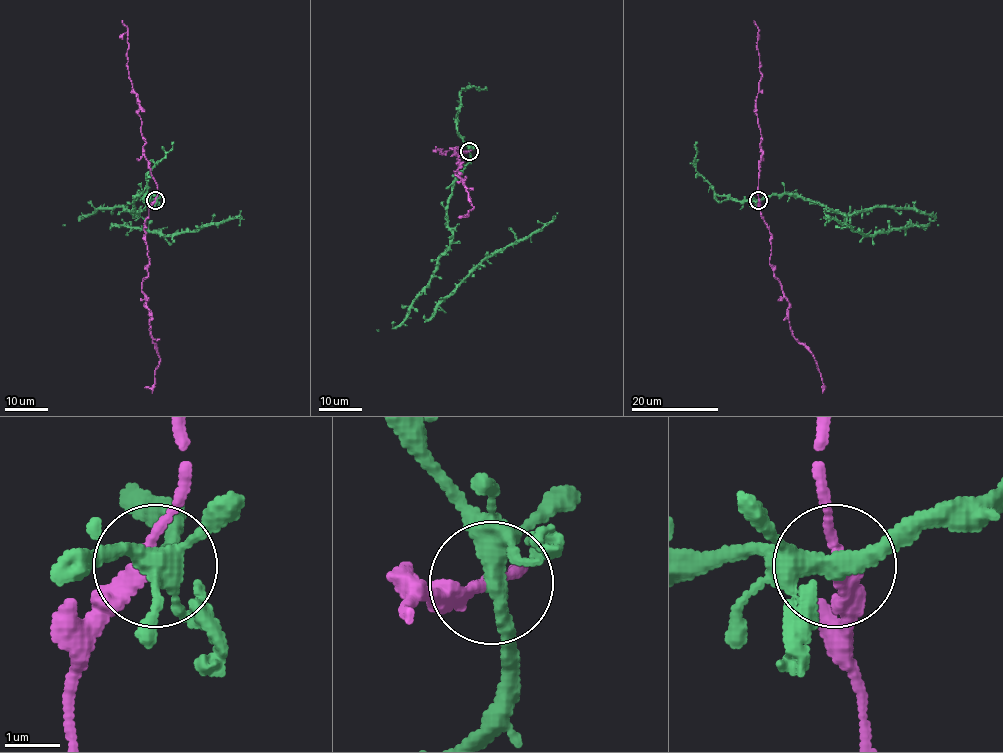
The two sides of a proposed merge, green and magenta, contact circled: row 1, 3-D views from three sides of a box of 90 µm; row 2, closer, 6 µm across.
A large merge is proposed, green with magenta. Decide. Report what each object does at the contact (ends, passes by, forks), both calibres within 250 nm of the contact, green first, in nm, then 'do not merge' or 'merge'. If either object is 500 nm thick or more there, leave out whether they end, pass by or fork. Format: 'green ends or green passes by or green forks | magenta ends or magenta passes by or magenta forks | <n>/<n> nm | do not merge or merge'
green forks | magenta passes by | 320/220 nm | do not merge

